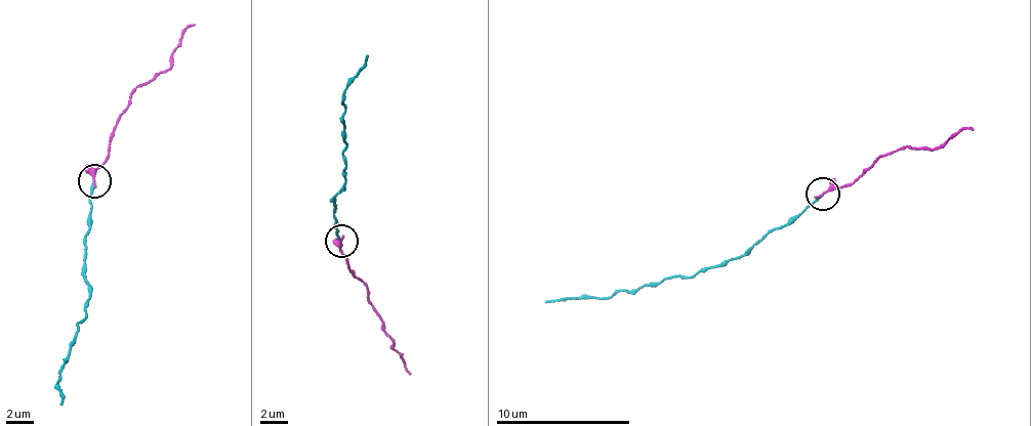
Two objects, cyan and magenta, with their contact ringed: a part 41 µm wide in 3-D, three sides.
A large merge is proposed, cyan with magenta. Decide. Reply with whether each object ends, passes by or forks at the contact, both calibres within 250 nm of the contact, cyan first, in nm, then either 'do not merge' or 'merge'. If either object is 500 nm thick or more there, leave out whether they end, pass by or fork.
cyan ends | magenta passes by | 170/220 nm | merge

